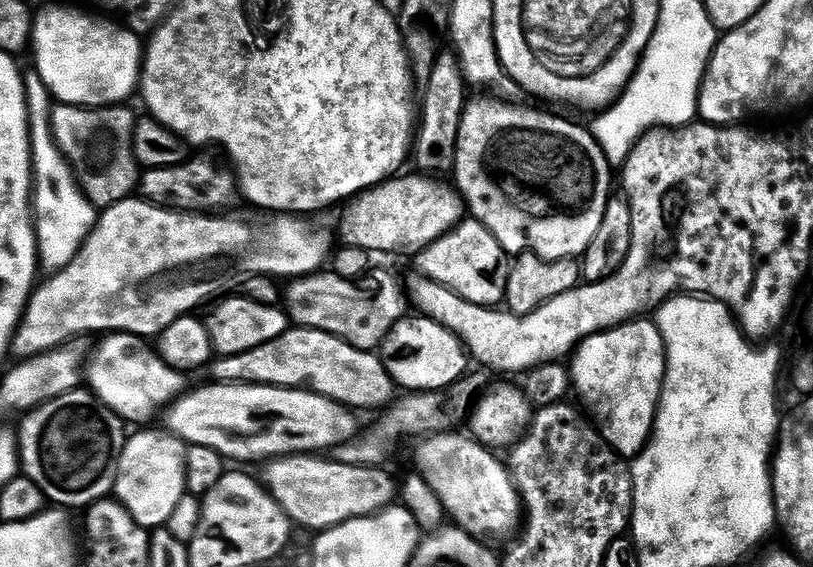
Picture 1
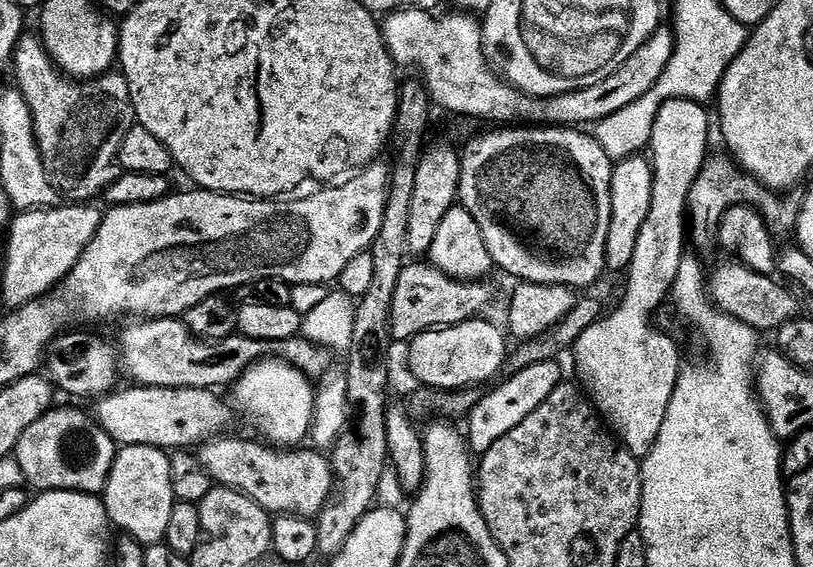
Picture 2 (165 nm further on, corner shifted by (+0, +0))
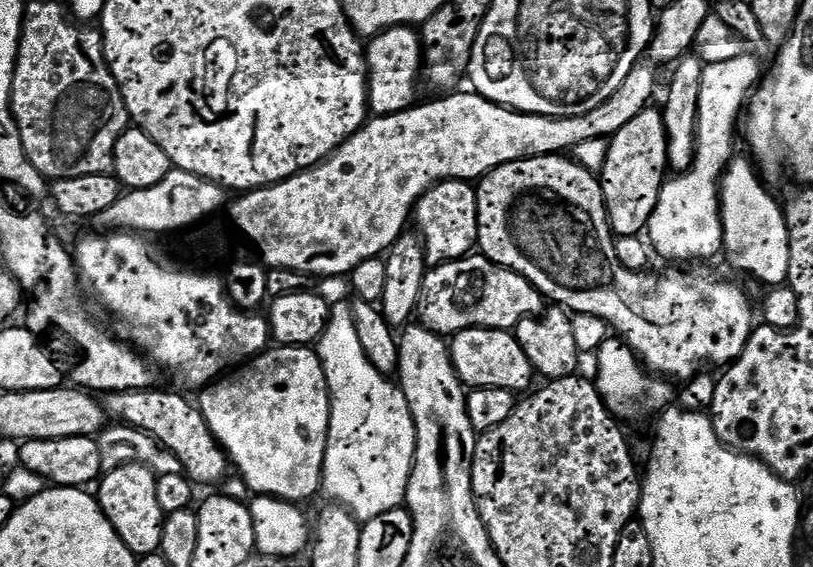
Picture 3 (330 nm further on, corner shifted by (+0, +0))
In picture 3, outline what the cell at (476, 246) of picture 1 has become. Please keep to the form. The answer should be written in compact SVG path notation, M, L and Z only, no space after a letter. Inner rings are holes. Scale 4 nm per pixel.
M443 180L435 184L416 203L414 224L417 224L418 235L424 241L424 255L433 265L443 264L445 260L461 260L477 247L478 206L475 187L462 180Z

